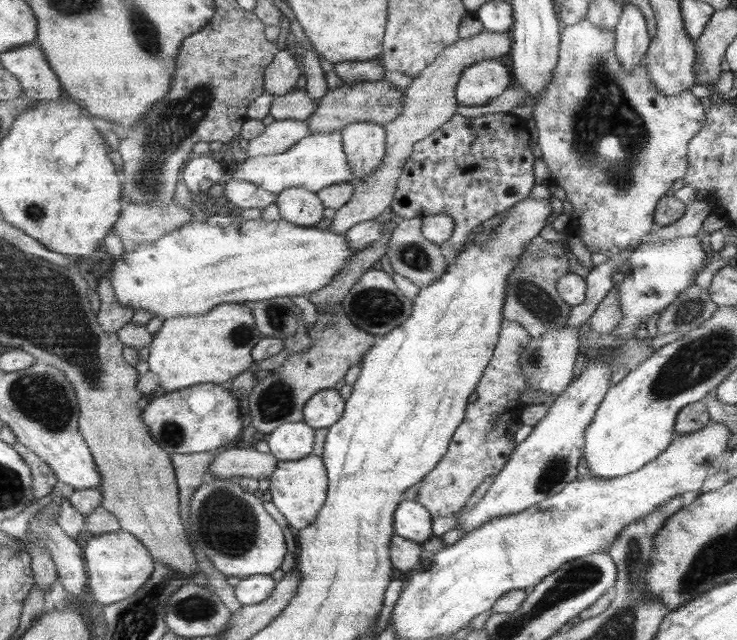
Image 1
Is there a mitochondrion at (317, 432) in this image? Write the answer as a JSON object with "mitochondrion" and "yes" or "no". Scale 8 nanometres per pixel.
{"mitochondrion":"no"}

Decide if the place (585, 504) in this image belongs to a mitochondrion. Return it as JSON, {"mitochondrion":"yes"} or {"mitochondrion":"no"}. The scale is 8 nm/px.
{"mitochondrion":"no"}

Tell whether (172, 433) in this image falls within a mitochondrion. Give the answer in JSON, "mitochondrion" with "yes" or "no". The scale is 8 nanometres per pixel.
{"mitochondrion":"yes"}

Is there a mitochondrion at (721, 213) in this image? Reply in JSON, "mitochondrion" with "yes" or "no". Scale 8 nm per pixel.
{"mitochondrion":"no"}

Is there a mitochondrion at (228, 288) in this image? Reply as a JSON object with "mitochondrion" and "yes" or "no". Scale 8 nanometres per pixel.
{"mitochondrion":"no"}

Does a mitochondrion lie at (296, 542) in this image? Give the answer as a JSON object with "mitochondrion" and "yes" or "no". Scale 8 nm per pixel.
{"mitochondrion":"no"}

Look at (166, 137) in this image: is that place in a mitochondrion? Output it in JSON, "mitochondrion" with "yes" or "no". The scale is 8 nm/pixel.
{"mitochondrion":"yes"}

